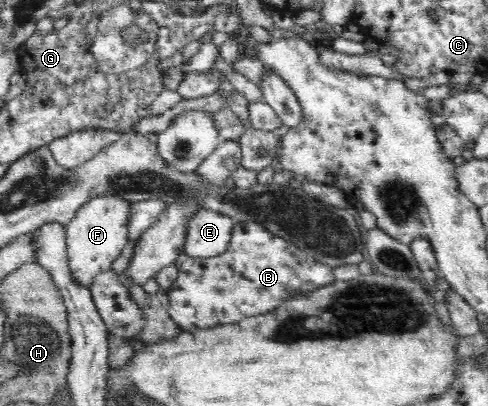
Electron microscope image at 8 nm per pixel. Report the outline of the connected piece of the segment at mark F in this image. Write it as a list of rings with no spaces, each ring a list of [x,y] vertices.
[[[116,196],[95,197],[77,209],[75,218],[65,226],[68,268],[70,268],[72,278],[80,286],[90,289],[98,274],[113,269],[115,259],[118,259],[130,240],[128,207],[130,207],[130,202]]]

